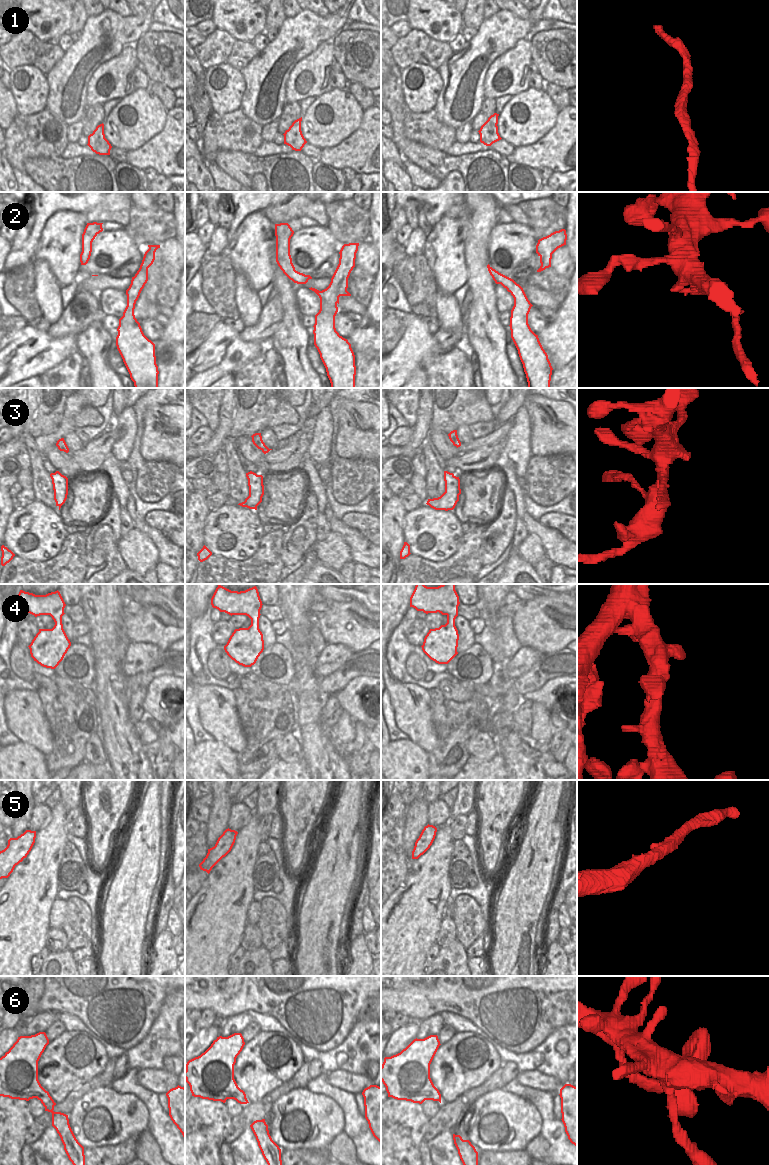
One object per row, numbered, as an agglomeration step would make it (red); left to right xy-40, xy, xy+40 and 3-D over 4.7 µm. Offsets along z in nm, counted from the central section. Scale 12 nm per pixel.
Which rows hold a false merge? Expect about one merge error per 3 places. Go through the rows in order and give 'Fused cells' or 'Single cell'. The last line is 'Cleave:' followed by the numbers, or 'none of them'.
1: Fused cells
2: Fused cells
3: Single cell
4: Single cell
5: Single cell
6: Single cell
Cleave: 1, 2.

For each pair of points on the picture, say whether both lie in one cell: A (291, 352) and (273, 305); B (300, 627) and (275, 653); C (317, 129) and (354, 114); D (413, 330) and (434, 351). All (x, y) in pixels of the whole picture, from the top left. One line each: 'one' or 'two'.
A: two
B: two
C: one
D: one

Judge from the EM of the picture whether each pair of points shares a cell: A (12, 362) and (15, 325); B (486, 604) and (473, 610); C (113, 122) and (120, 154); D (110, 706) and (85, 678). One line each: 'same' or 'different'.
A: different
B: different
C: different
D: different

